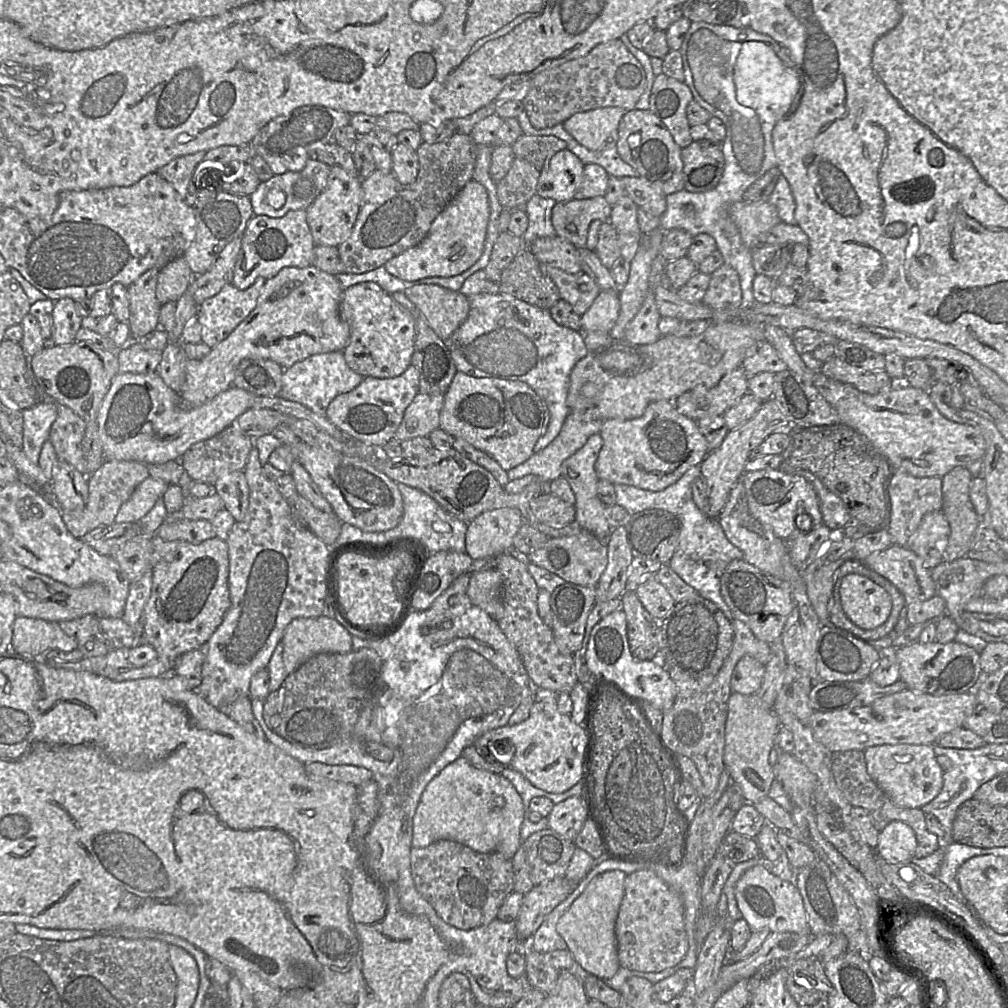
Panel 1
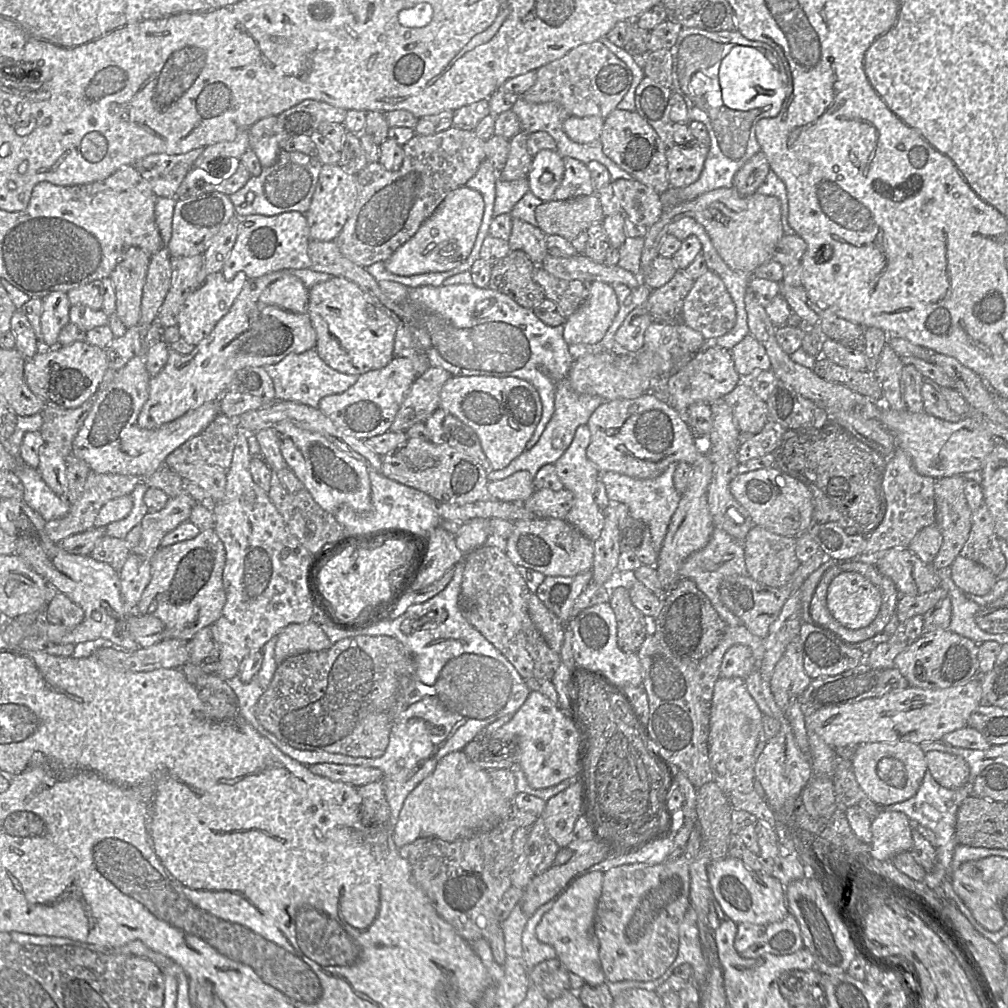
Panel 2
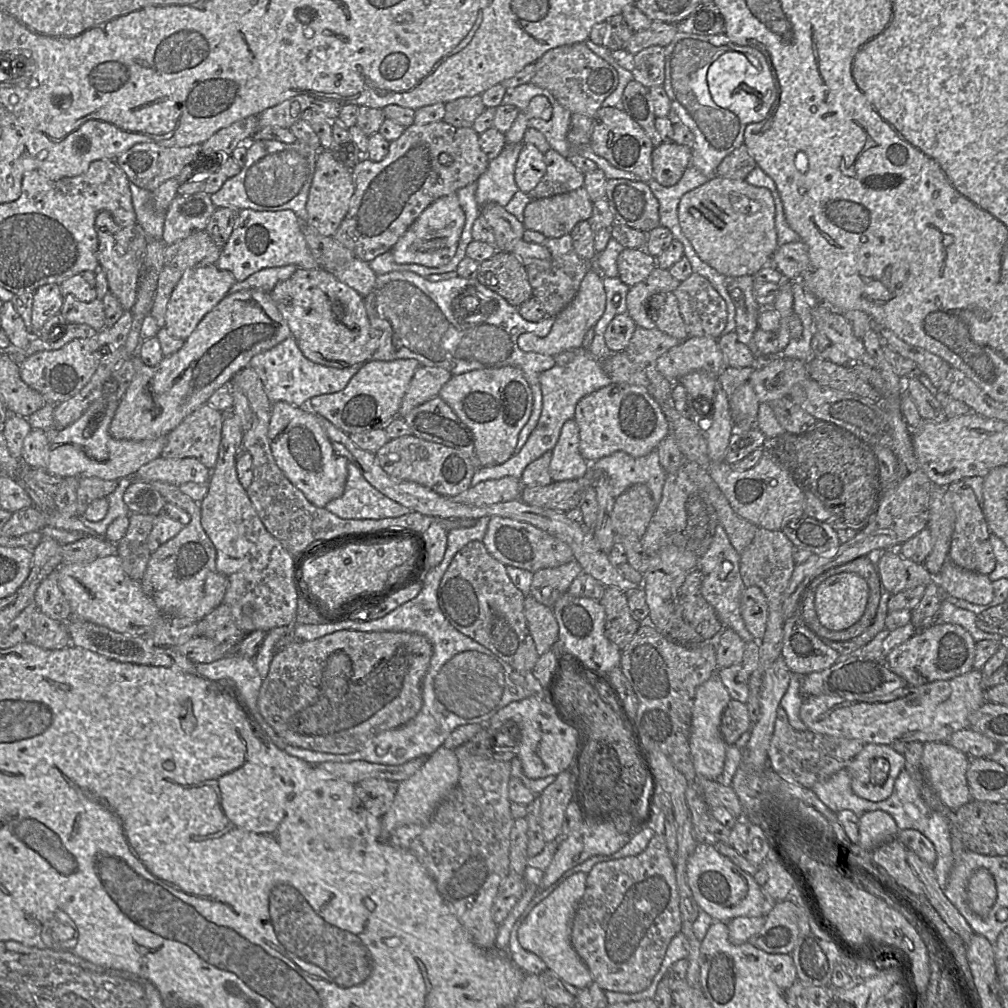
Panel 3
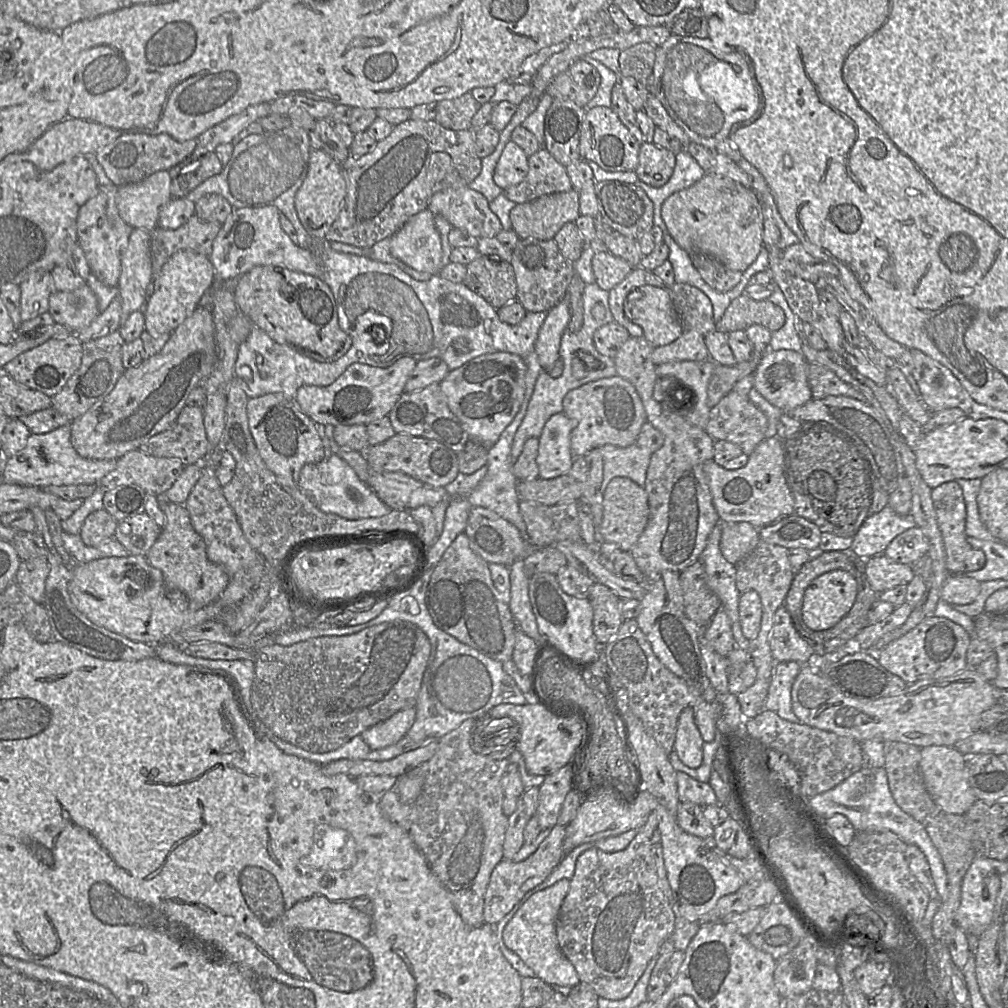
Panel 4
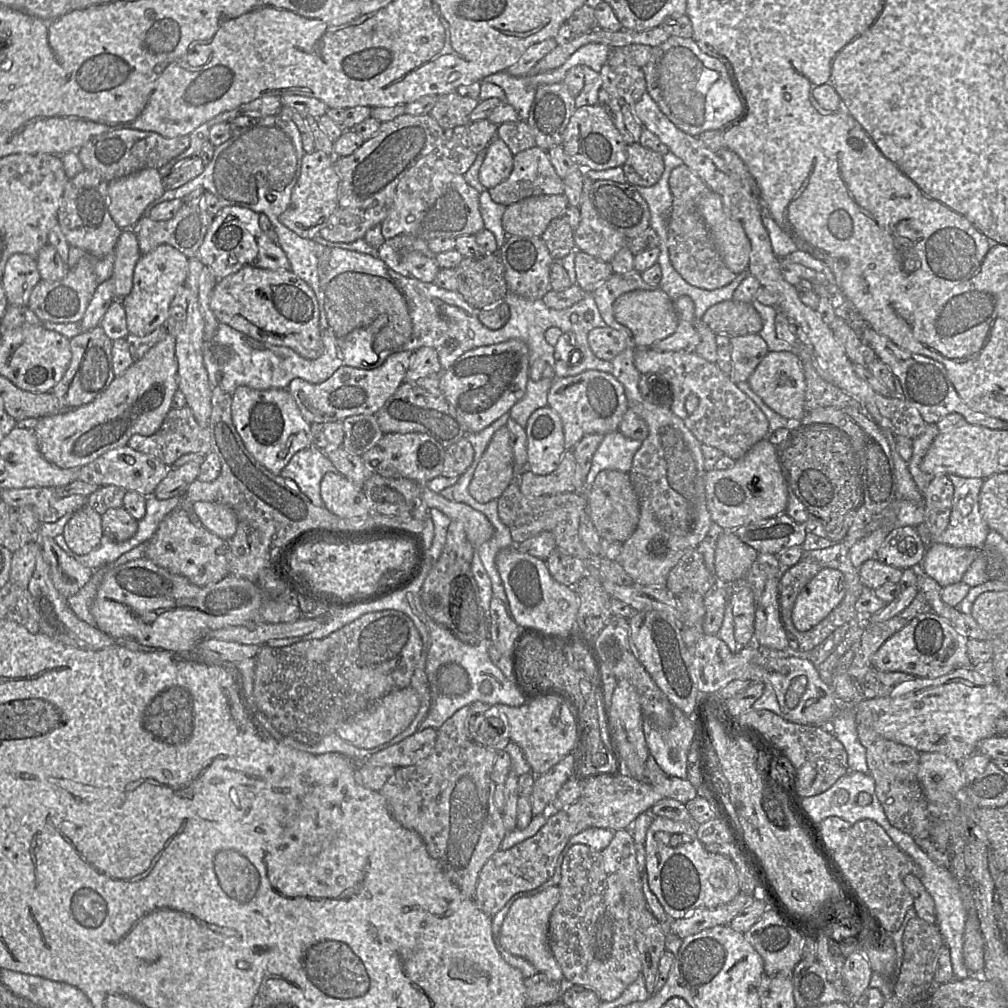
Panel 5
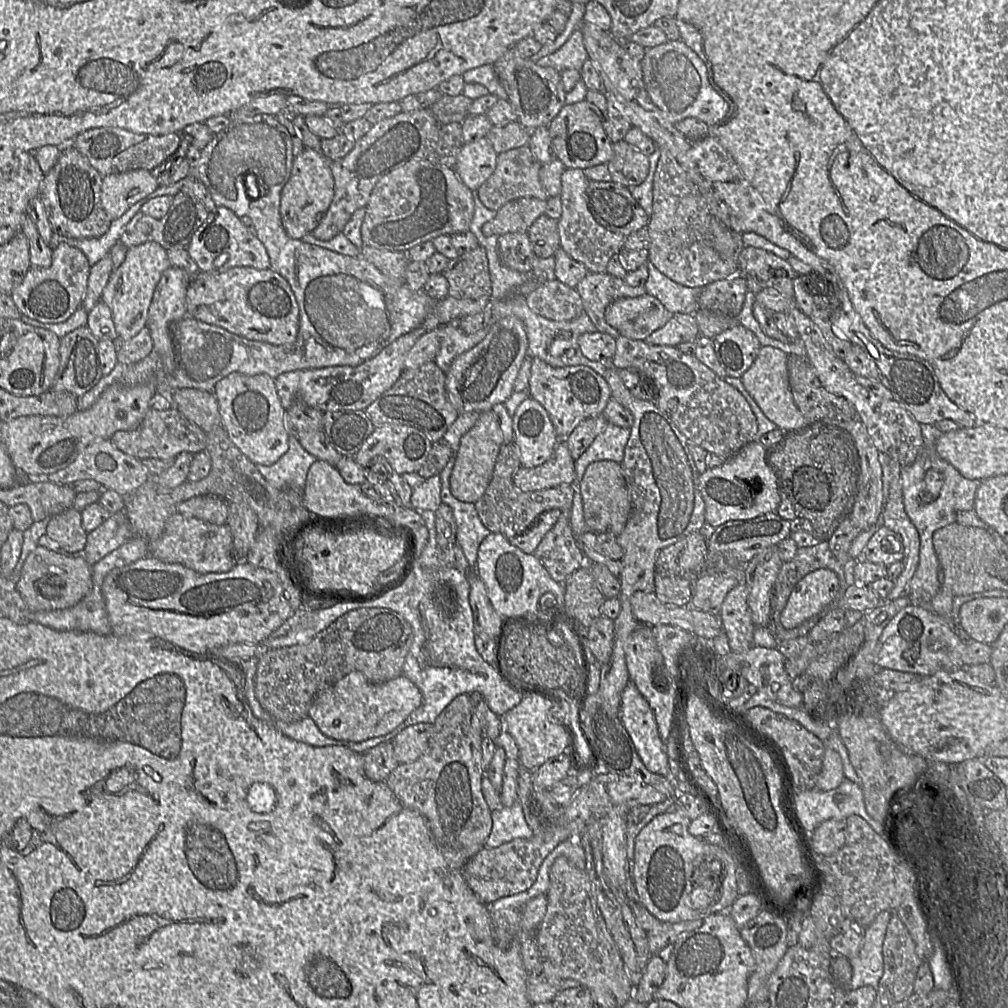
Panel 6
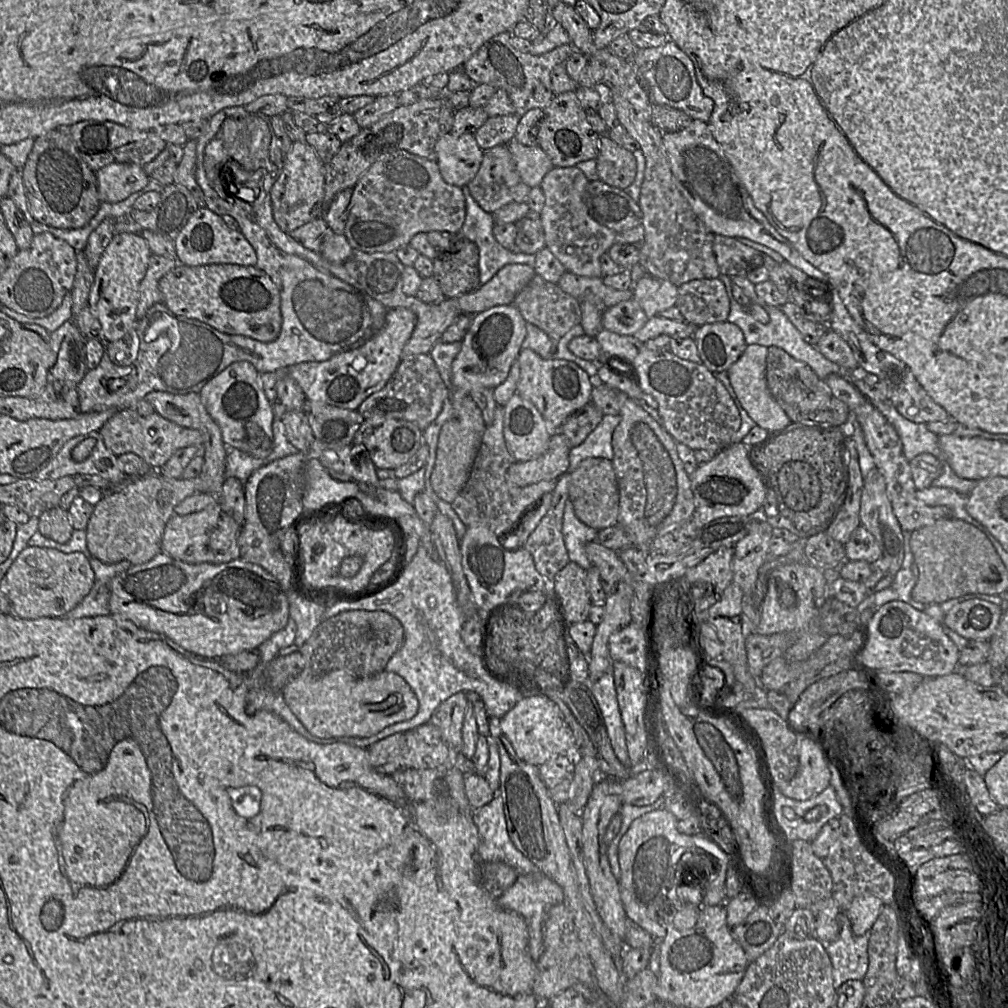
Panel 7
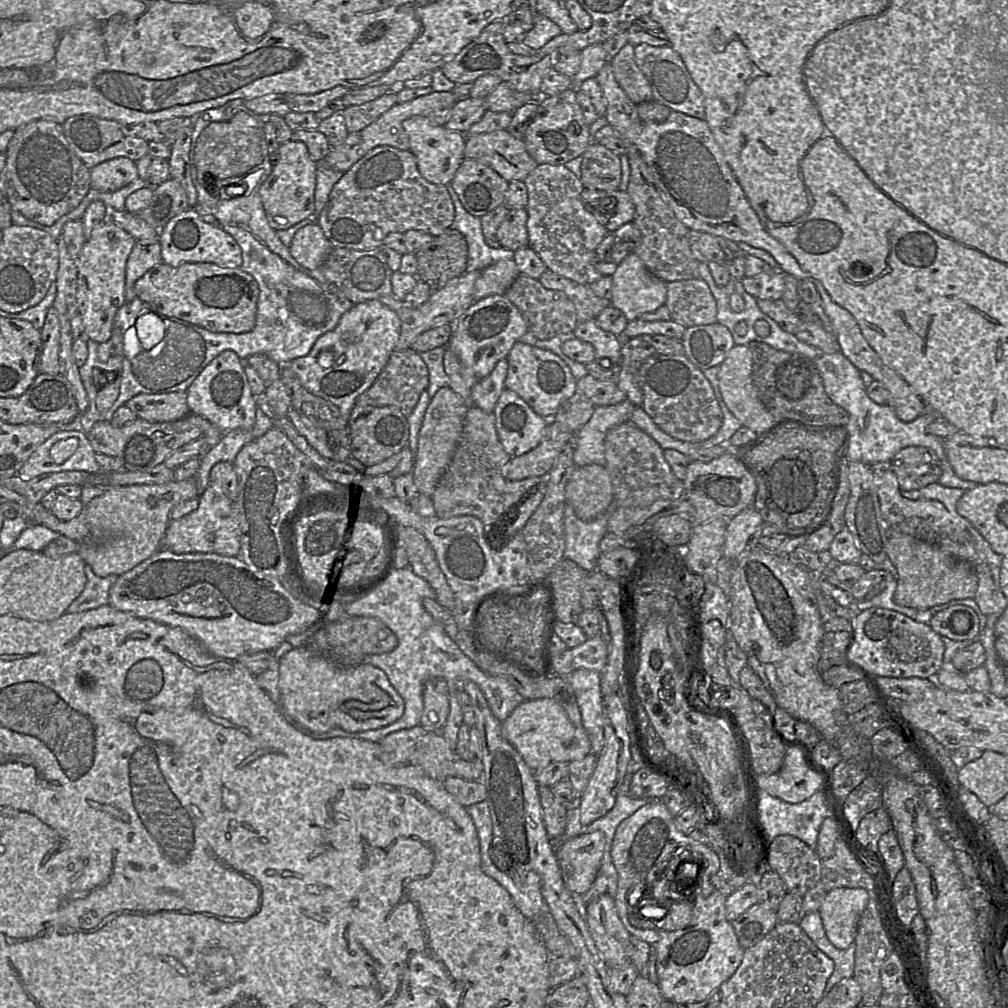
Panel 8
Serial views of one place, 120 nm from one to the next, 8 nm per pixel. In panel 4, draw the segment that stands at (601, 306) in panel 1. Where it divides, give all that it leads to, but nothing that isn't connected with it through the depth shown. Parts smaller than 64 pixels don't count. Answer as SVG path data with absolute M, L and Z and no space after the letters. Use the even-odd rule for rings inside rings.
M574 274L560 303L551 309L540 328L535 343L538 362L544 372L560 358L559 350L564 332L579 304L586 284L578 274Z

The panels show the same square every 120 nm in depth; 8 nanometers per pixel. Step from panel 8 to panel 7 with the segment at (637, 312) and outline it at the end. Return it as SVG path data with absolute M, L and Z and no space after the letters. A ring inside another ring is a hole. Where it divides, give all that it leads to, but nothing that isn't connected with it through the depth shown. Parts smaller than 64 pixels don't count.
M650 274L635 282L632 291L632 299L640 304L648 318L674 307L678 296L678 286Z

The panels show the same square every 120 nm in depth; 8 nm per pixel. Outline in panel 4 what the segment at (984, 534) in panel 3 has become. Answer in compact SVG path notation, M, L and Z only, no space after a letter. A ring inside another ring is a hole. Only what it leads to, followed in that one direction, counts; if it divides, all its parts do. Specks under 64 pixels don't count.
M956 481L945 482L931 490L931 498L936 512L937 523L942 535L946 553L945 564L950 574L963 574L980 570L986 562L985 553L973 548L965 533L966 505L963 492Z

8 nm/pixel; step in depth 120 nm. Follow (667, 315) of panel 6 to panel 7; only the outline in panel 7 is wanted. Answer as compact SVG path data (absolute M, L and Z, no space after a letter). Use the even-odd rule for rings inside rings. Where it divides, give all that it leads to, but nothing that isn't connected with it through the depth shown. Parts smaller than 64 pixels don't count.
M629 299L608 308L602 314L602 326L619 335L634 336L648 319L640 304Z

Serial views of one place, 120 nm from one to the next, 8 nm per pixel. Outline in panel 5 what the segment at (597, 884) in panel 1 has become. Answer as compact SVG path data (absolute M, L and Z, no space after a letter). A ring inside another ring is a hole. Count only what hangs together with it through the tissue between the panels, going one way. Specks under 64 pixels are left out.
M557 885L536 895L516 900L510 907L497 937L497 942L504 949L529 961L538 972L557 982L565 978L549 947L548 930L551 913L559 902L559 898L560 889Z

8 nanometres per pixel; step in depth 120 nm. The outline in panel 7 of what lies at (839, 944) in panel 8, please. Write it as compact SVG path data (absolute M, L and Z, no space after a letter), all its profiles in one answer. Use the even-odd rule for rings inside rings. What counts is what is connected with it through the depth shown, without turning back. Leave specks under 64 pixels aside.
M875 896L855 897L846 911L852 933L859 936L869 931L883 906L882 900Z

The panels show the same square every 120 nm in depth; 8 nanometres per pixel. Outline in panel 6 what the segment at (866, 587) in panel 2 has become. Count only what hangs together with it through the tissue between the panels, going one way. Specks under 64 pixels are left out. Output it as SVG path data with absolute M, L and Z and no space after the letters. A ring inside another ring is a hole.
M817 569L808 573L792 590L780 615L781 625L786 629L795 628L828 609L839 588L839 577L833 570Z

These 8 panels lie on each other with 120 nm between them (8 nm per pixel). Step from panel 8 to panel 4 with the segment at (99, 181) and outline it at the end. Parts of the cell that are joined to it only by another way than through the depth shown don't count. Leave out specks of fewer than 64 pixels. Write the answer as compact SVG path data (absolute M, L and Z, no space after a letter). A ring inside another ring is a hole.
M158 171L139 183L118 187L116 204L120 217L134 229L155 229L160 209L172 198L171 181L168 171Z

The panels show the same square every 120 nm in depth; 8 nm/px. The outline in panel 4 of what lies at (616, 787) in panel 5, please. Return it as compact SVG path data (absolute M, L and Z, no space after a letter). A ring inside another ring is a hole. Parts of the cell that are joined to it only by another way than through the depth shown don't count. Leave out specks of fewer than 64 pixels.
M599 790L582 800L576 817L566 827L563 842L564 856L583 843L596 842L611 836L618 836L632 829L641 828L659 803L659 800L647 790L643 790L633 803L620 800L611 790Z

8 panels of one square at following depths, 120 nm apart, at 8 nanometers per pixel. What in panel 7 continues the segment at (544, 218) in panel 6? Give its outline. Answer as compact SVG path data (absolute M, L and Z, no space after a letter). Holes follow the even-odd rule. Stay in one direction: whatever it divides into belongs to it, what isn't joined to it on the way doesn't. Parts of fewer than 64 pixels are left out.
M529 211L515 225L517 229L516 250L535 255L546 247L545 233L539 213Z

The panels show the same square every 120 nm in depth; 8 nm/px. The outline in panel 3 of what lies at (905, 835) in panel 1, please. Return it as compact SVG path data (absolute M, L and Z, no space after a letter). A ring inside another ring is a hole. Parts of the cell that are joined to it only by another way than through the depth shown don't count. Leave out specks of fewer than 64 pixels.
M882 810L864 814L859 820L858 827L858 844L868 851L896 838L899 833L893 817Z

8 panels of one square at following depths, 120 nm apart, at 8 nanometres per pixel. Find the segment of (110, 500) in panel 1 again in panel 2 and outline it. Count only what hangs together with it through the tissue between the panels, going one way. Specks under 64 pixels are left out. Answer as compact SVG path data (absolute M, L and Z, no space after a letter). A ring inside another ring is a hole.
M90 472L86 478L83 491L78 500L70 504L69 512L58 519L48 521L44 531L51 541L58 543L72 534L78 534L94 527L95 519L100 509L108 501L125 495L130 495L134 488L143 481L142 477L114 473Z

